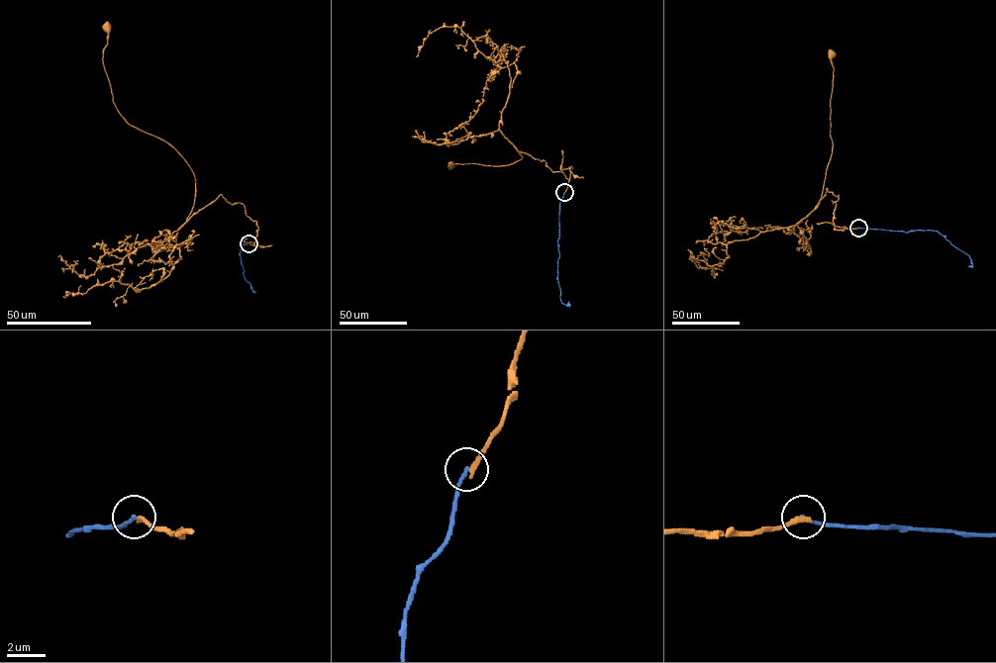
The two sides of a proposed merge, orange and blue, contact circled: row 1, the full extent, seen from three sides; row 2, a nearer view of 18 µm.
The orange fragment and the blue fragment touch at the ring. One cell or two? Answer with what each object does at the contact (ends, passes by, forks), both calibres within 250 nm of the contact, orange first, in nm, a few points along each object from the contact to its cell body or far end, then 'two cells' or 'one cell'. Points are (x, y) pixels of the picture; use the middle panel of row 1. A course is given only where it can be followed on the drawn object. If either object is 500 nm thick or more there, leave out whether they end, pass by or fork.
orange ends; blue ends; calibres 280 and 180 nm; course orange (564, 192), (571, 166), (553, 172), (544, 160), (515, 148), (522, 158), (512, 164), (451, 165); course blue (564, 192), (559, 202), (557, 277), (561, 302), (568, 306), (568, 302); two cells

